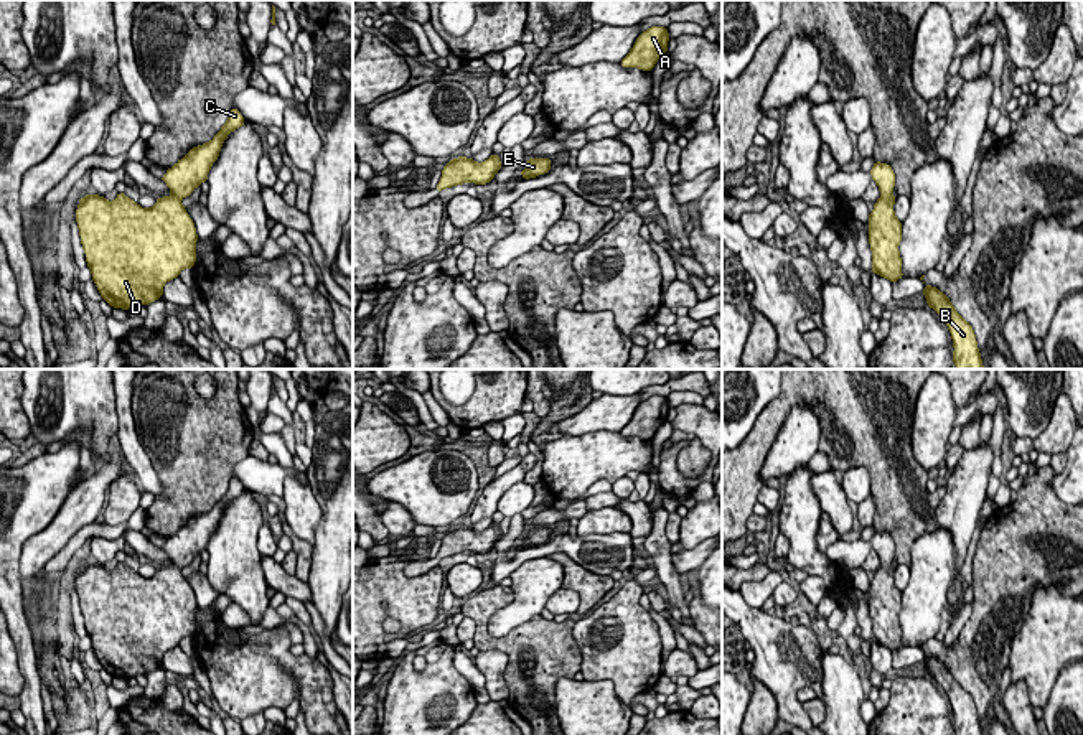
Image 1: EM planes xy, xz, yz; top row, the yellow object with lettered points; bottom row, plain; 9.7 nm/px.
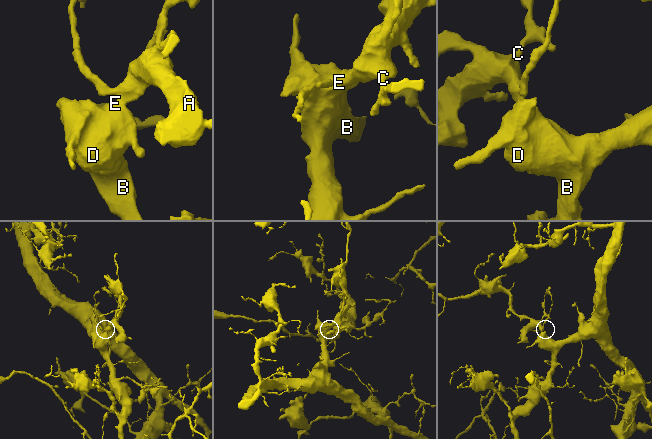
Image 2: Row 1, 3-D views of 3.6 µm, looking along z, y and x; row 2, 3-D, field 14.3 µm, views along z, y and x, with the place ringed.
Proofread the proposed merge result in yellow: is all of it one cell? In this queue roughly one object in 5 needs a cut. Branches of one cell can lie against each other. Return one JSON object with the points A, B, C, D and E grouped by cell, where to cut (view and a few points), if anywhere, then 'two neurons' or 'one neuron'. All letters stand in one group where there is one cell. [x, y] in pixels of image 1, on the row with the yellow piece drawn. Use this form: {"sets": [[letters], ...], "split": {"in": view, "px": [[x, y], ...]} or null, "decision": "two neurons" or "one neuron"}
{"sets": [["A", "B", "C", "D", "E"]], "split": null, "decision": "one neuron"}

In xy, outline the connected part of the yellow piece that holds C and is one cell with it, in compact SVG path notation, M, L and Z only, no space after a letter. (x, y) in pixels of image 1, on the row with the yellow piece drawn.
M231 109L227 122L208 143L193 147L176 165L162 176L173 193L158 198L157 203L145 209L134 199L119 193L114 201L99 194L86 194L79 199L76 222L79 227L81 244L86 262L91 269L92 280L112 308L135 308L148 305L163 295L163 285L180 275L183 269L193 269L196 262L196 227L181 204L196 186L208 180L211 165L218 160L226 137L246 124L237 109Z

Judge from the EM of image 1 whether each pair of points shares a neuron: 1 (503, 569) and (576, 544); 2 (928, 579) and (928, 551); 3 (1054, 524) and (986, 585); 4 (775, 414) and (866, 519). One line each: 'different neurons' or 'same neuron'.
1: same neuron
2: same neuron
3: same neuron
4: different neurons

